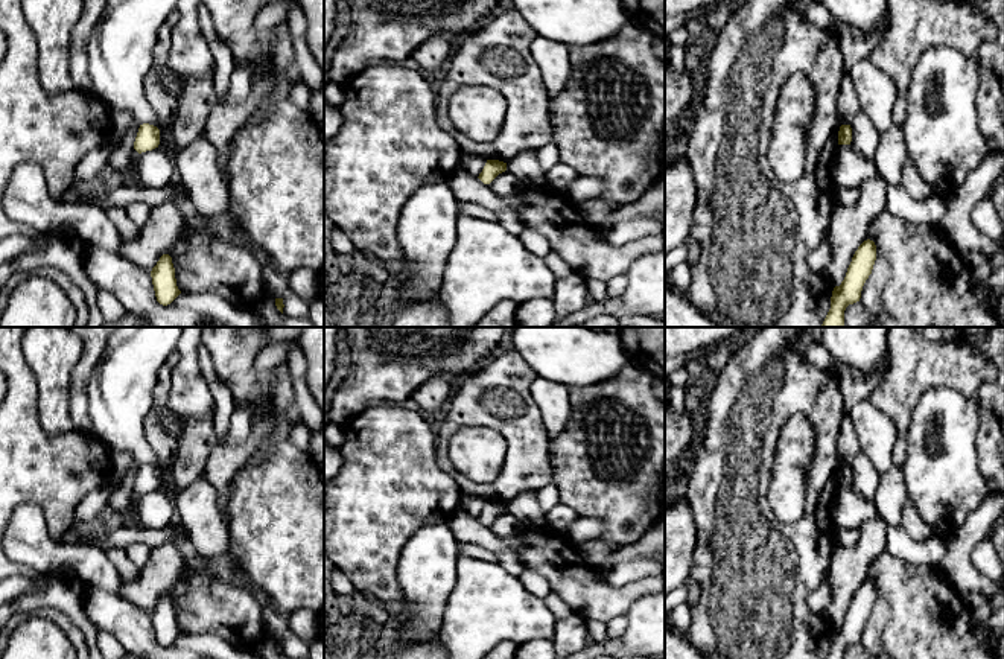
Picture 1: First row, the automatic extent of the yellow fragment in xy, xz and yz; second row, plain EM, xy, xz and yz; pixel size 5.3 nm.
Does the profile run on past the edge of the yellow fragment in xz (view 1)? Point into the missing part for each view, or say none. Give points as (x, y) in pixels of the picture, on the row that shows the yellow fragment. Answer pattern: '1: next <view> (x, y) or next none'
1: next none

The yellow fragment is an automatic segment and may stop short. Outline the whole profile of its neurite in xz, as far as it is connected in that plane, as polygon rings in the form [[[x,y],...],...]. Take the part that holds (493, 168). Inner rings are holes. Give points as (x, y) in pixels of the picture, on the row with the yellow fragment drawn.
[[[487,160],[482,172],[479,174],[479,180],[484,184],[490,184],[499,174],[507,170],[507,163],[499,160]]]

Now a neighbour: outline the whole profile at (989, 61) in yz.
[[[963,0],[996,26],[996,37],[984,41],[974,59],[978,70],[978,117],[992,152],[1004,152],[1004,0]]]

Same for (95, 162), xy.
[[[111,142],[90,151],[75,169],[75,186],[102,175],[111,152]]]

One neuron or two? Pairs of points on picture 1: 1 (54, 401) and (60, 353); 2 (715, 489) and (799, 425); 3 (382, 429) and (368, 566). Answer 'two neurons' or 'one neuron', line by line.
1: one neuron
2: two neurons
3: one neuron

